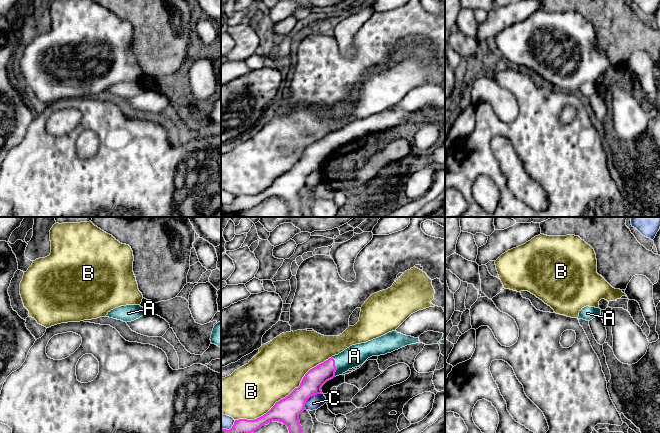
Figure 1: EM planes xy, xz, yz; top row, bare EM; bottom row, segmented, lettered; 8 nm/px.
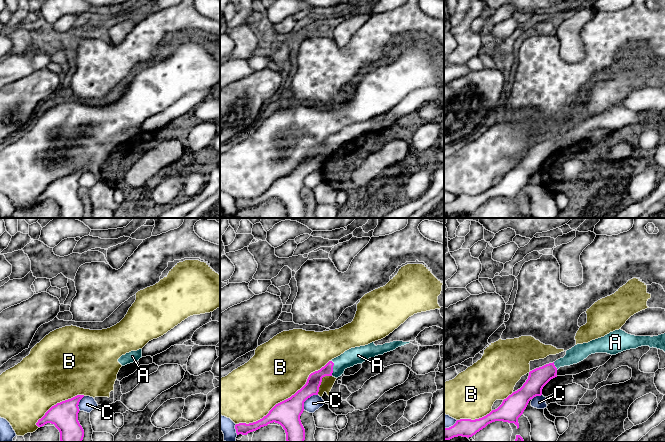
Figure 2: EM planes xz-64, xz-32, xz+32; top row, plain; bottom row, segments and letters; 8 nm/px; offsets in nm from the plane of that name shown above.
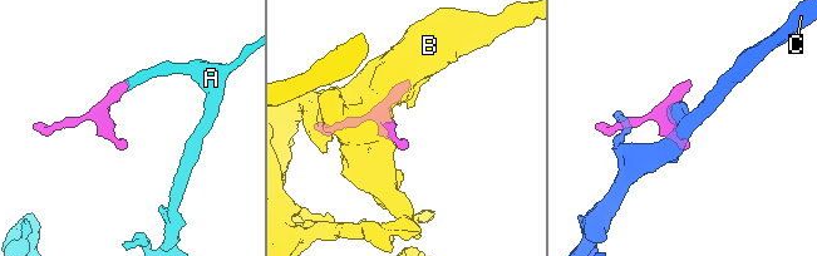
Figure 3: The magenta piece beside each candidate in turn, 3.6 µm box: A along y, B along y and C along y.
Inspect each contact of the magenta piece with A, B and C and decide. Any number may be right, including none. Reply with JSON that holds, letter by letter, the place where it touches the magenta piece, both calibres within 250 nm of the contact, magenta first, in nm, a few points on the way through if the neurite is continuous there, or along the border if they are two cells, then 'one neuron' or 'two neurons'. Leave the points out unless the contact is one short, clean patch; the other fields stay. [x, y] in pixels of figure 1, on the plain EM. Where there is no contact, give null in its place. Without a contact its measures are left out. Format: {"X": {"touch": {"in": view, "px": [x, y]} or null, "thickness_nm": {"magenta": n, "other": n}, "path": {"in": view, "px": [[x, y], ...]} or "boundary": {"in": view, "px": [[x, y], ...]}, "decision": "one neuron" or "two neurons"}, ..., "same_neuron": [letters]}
{"A": {"touch": {"in": "xz", "px": [335, 143]}, "thickness_nm": {"magenta": 170, "other": 170}, "path": {"in": "xz", "px": [[311, 160], [323, 148], [335, 143], [354, 132]]}, "decision": "one neuron"}, "B": {"touch": {"in": "xz", "px": [286, 172]}, "thickness_nm": {"magenta": 200, "other": 420}, "decision": "two neurons"}, "C": {"touch": {"in": "xz", "px": [309, 173]}, "thickness_nm": {"magenta": 200, "other": 110}, "decision": "two neurons"}, "same_neuron": ["A"]}

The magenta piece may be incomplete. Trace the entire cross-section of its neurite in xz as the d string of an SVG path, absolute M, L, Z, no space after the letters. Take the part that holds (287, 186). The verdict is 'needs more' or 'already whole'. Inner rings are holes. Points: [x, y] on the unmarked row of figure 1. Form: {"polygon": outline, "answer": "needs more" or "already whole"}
{"polygon": "M395 106L366 119L352 121L310 145L300 162L276 178L266 190L254 196L235 196L231 205L221 205L221 211L227 216L229 212L247 211L269 198L279 197L288 203L290 217L303 217L299 191L306 186L305 180L310 173L322 170L321 164L327 157L362 141L372 132L385 131L416 119L420 119L419 114L406 112Z", "answer": "needs more"}

